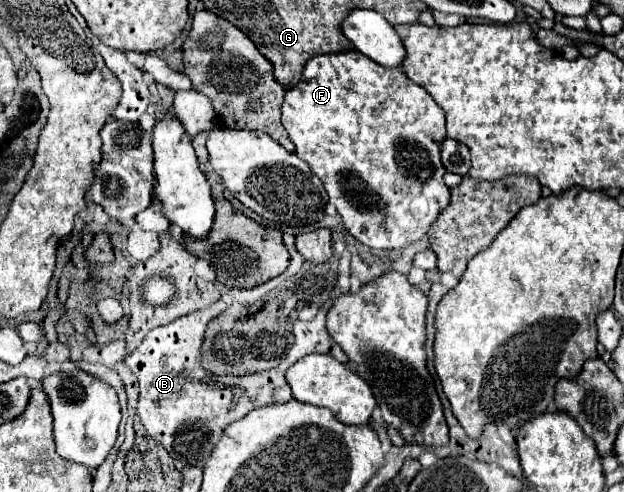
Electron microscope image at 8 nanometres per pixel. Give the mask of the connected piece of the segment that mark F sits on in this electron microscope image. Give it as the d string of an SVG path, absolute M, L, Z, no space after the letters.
M354 50L314 56L314 60L308 60L308 64L306 64L306 68L302 72L302 80L298 80L298 84L294 88L290 88L286 92L286 96L284 96L284 102L282 102L282 126L286 128L290 140L296 146L296 156L300 156L314 170L314 174L322 180L324 190L330 196L330 204L342 216L344 226L350 230L350 234L356 240L360 240L368 248L400 248L400 246L406 246L410 242L416 242L416 240L424 238L428 228L430 228L430 224L436 220L438 212L444 210L446 204L448 204L450 192L448 192L448 186L442 180L446 170L444 170L444 166L440 162L440 142L446 138L444 112L434 102L434 98L424 88L420 88L418 84L408 80L406 74L400 68L380 66L374 60L362 56L360 52L354 52Z

